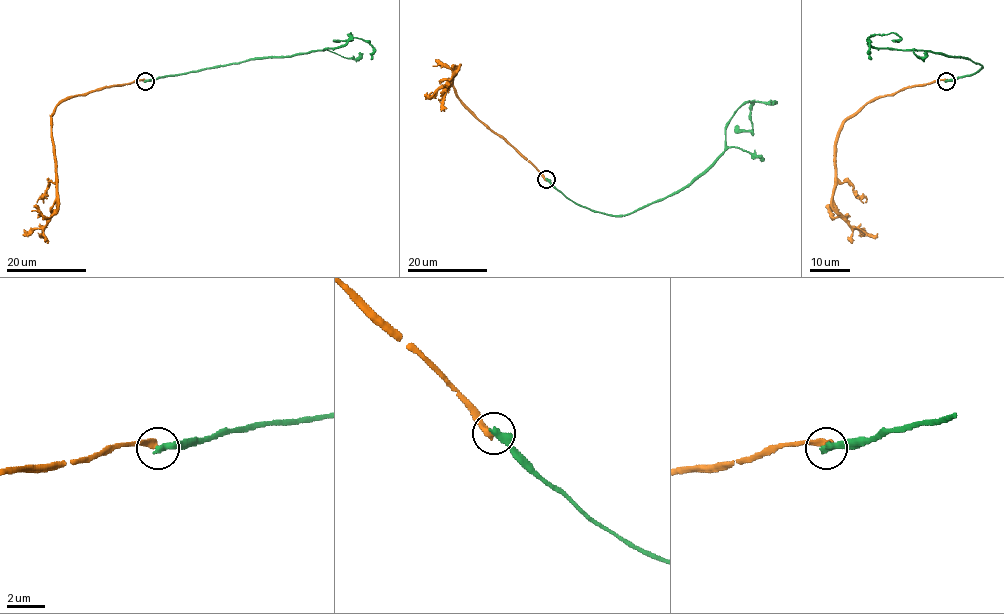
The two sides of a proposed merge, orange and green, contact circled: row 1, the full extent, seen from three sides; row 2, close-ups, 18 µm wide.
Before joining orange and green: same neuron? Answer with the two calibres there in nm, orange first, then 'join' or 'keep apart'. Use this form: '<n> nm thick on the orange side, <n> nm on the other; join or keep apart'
360 nm thick on the orange side, 420 nm on the other; keep apart

